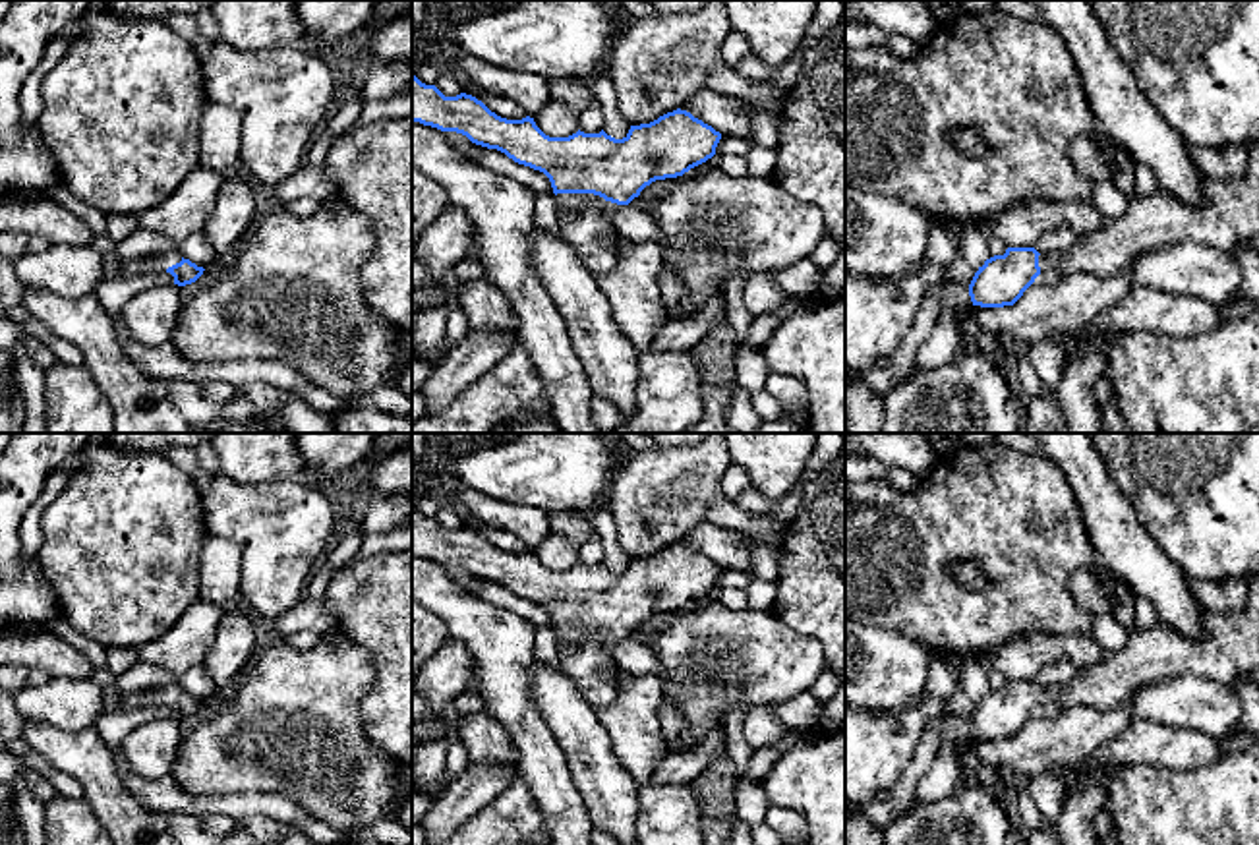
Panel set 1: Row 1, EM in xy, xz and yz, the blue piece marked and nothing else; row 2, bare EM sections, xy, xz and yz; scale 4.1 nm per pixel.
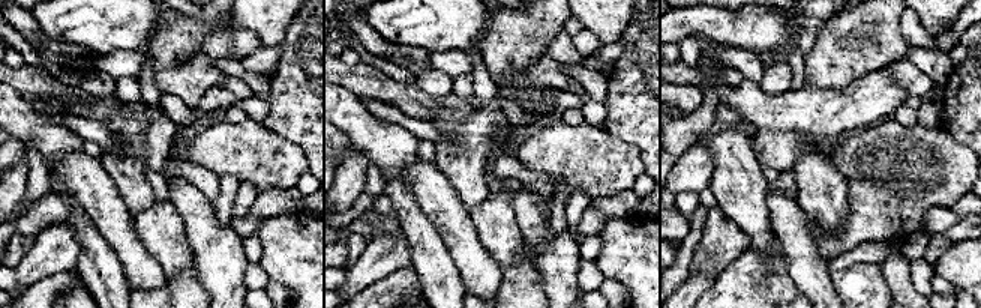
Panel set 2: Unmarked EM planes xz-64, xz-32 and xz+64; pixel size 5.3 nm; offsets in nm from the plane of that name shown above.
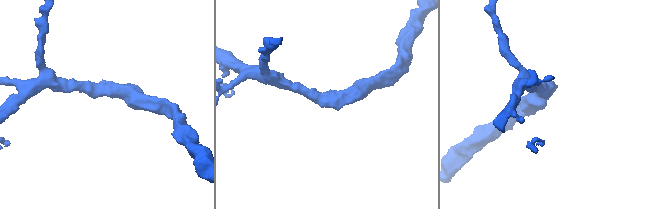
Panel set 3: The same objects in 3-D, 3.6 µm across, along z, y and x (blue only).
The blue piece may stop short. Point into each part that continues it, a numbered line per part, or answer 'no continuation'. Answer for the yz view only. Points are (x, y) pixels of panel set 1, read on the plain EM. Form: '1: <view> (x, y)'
1: yz (1229, 646)

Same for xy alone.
1: xy (155, 697)

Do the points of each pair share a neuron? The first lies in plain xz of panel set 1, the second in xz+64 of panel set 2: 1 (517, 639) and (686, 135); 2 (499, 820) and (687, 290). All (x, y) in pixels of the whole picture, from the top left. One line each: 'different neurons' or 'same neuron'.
1: different neurons
2: different neurons

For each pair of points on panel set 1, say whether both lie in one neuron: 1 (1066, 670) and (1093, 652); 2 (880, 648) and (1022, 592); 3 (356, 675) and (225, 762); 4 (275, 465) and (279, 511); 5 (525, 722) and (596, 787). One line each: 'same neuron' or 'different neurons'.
1: different neurons
2: different neurons
3: same neuron
4: different neurons
5: different neurons

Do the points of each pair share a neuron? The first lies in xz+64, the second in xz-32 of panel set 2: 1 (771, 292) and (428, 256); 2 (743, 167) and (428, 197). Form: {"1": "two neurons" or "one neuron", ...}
{"1": "two neurons", "2": "two neurons"}

